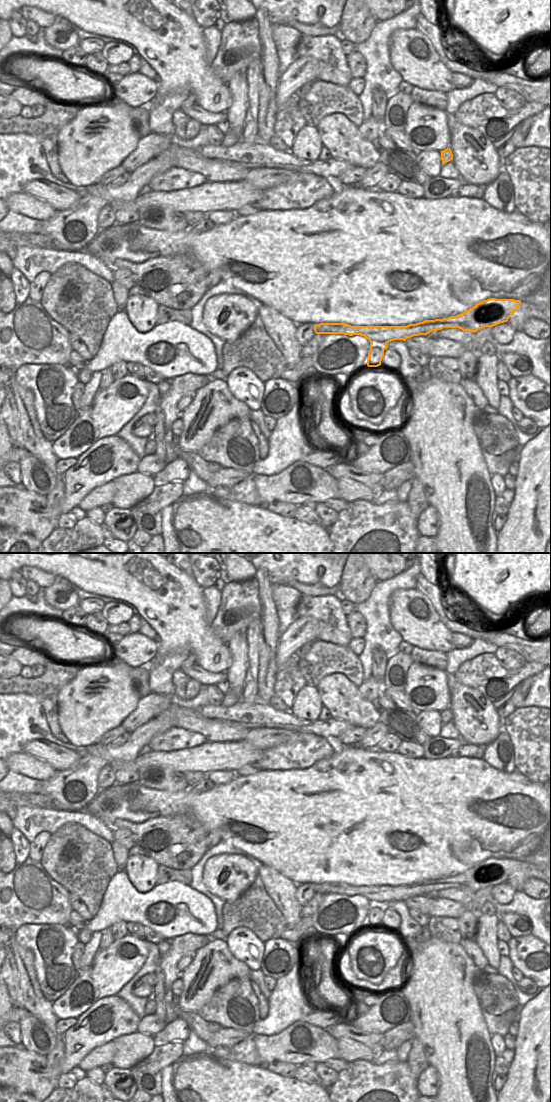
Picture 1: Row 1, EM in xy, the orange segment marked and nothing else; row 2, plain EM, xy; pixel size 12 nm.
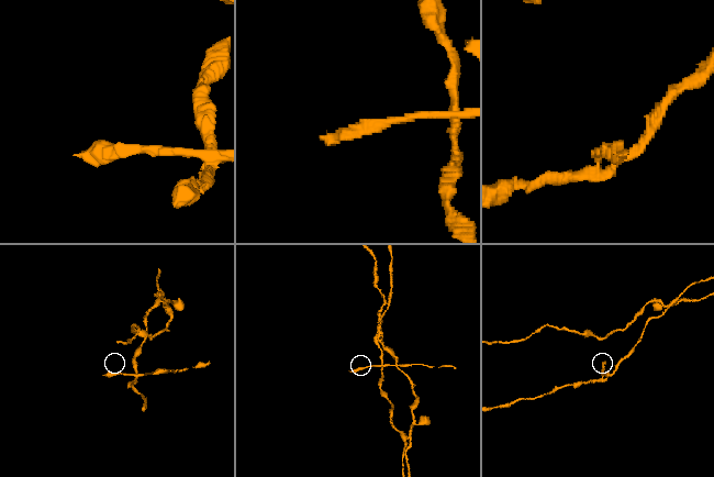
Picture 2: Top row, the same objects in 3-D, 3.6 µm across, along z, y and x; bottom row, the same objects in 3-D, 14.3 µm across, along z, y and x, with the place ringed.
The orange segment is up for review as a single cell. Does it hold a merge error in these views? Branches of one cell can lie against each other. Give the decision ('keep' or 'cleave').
cleave

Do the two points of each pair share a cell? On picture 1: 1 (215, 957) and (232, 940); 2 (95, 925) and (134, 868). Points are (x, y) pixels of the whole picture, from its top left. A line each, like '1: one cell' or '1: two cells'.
1: two cells
2: two cells

